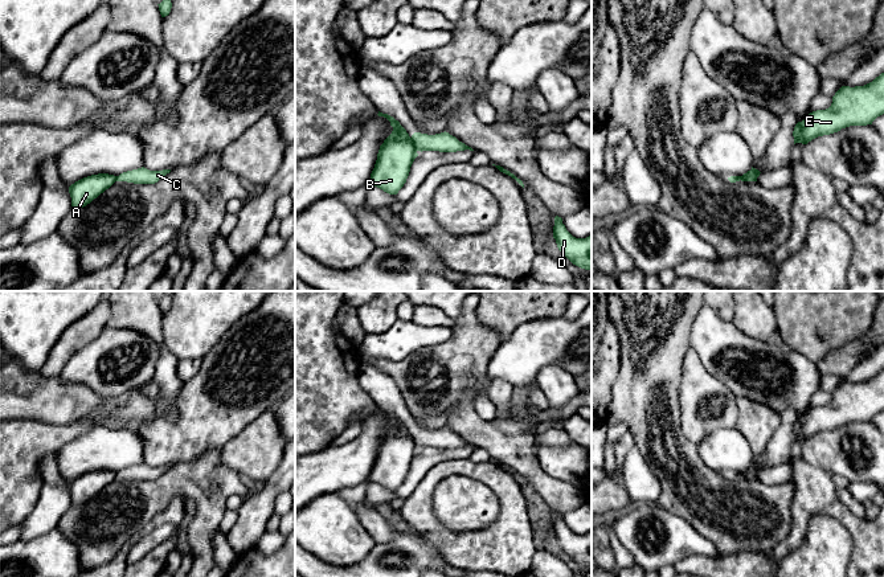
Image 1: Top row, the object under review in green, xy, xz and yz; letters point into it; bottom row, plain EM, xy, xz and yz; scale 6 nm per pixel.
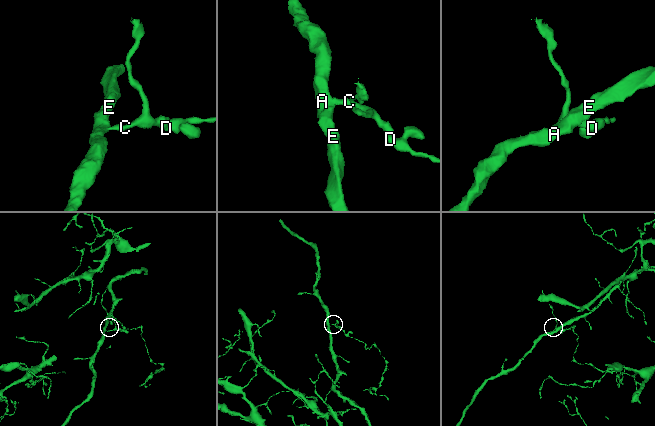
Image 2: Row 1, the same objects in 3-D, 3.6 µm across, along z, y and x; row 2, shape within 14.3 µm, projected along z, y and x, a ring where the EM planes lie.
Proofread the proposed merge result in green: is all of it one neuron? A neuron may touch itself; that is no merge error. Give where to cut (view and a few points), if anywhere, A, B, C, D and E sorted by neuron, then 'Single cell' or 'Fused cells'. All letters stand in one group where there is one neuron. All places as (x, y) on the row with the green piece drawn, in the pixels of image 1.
Split along xz (410, 138), (417, 150). Groups: A B E / C D. Fused cells

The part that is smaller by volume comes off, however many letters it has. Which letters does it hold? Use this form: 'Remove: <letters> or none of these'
Remove: C, D

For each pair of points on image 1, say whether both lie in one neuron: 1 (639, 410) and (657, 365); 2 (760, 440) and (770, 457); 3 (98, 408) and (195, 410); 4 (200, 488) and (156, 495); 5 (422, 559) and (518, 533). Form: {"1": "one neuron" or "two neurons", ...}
{"1": "one neuron", "2": "two neurons", "3": "one neuron", "4": "one neuron", "5": "two neurons"}

